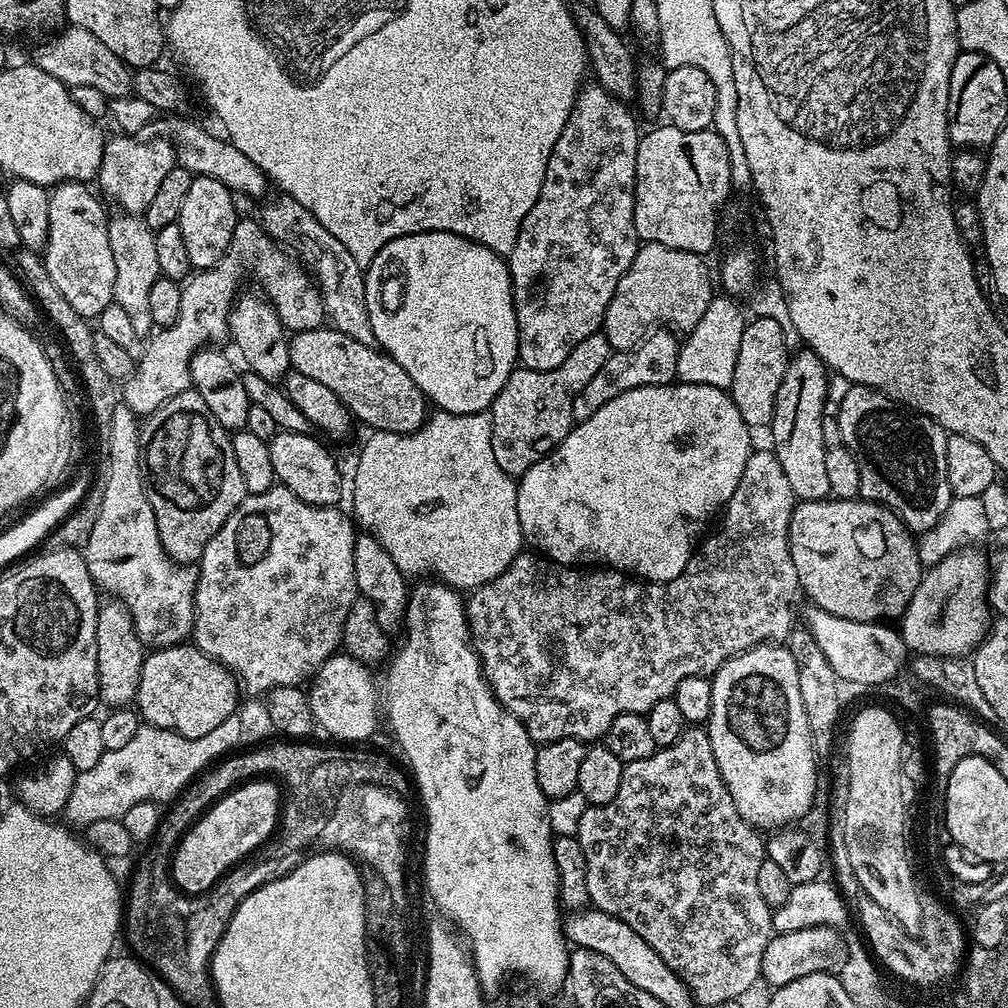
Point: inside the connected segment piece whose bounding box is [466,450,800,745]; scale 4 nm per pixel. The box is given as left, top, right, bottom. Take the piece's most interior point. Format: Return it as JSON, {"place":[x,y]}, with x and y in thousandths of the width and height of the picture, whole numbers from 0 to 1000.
{"place":[592,639]}

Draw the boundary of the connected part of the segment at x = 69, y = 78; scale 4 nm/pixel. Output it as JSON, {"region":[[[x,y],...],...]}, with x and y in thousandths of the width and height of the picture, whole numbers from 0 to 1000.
{"region":[[[72,25],[57,31],[48,39],[52,38],[53,40],[46,41],[37,50],[34,57],[34,63],[40,70],[58,77],[63,83],[67,84],[68,88],[79,85],[96,87],[109,99],[130,92],[132,86],[130,68],[111,50],[106,49],[93,34]]]}

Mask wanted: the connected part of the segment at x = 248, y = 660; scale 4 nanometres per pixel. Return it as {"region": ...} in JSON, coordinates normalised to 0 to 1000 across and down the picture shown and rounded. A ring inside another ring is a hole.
{"region":[[[272,482],[260,490],[247,490],[242,497],[224,514],[224,518],[204,538],[202,548],[196,557],[196,570],[194,572],[194,616],[190,619],[189,634],[193,642],[209,651],[211,655],[222,660],[235,672],[243,684],[250,687],[265,688],[271,683],[289,683],[301,680],[313,672],[315,664],[334,650],[339,639],[339,621],[343,617],[343,609],[347,609],[347,601],[355,594],[353,574],[351,573],[351,538],[355,531],[354,521],[344,507],[336,508],[336,503],[316,504],[311,500],[300,498],[288,485],[281,482]]]}

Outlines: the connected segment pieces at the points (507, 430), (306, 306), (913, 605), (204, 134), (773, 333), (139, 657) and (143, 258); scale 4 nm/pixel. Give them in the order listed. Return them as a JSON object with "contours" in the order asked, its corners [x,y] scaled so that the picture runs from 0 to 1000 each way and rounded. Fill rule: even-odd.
{"contours":[[[[593,328],[585,331],[585,335],[577,335],[577,339],[565,347],[565,355],[562,355],[558,363],[550,363],[550,367],[526,367],[519,363],[508,366],[502,383],[498,383],[486,406],[490,454],[494,454],[494,462],[498,462],[504,472],[520,472],[532,456],[559,438],[569,423],[569,395],[573,395],[577,383],[601,363],[608,348],[598,328]]],[[[235,217],[234,227],[230,233],[226,251],[211,266],[204,266],[187,274],[185,281],[179,287],[181,308],[177,308],[177,319],[170,321],[167,325],[158,326],[146,338],[148,341],[144,343],[143,350],[137,353],[134,358],[131,372],[122,378],[123,393],[121,393],[121,399],[130,409],[134,409],[136,414],[146,415],[150,413],[162,401],[169,399],[169,395],[173,395],[177,391],[186,389],[190,385],[190,372],[188,371],[190,352],[203,343],[213,342],[218,339],[214,337],[220,336],[221,333],[223,336],[227,332],[226,316],[230,311],[230,303],[236,294],[234,281],[245,270],[262,285],[260,287],[261,293],[266,301],[270,303],[270,307],[276,312],[276,315],[282,320],[283,326],[287,330],[303,329],[309,325],[316,325],[322,320],[323,313],[321,311],[321,301],[317,295],[317,287],[313,285],[309,273],[307,273],[297,257],[289,249],[283,248],[279,243],[275,242],[262,229],[262,223],[258,221],[257,217]]],[[[959,542],[943,548],[914,570],[911,585],[895,612],[898,643],[918,651],[955,652],[976,634],[982,622],[978,598],[982,556],[966,545]]],[[[175,119],[167,127],[166,134],[171,141],[171,147],[175,151],[175,162],[184,167],[191,175],[207,175],[216,181],[220,181],[232,192],[242,194],[254,194],[264,184],[264,176],[261,169],[252,165],[240,149],[236,149],[227,143],[225,138],[217,134],[209,135],[198,123],[190,119]],[[218,138],[218,139],[217,139]],[[239,190],[239,191],[238,191]]],[[[750,313],[739,320],[724,392],[728,403],[732,403],[732,411],[736,411],[736,419],[740,419],[743,426],[761,426],[765,422],[772,383],[776,383],[783,356],[784,346],[780,343],[780,335],[776,335],[776,326],[772,324],[772,319],[768,319],[768,315]]],[[[104,594],[97,609],[97,681],[99,692],[108,703],[130,699],[135,692],[141,669],[145,641],[135,632],[135,622],[129,605],[120,595]]],[[[115,212],[107,219],[107,235],[109,248],[113,251],[111,297],[128,313],[135,334],[146,334],[153,325],[149,315],[149,287],[160,273],[157,268],[157,247],[153,244],[155,231],[145,224],[145,220],[138,213]]]]}

